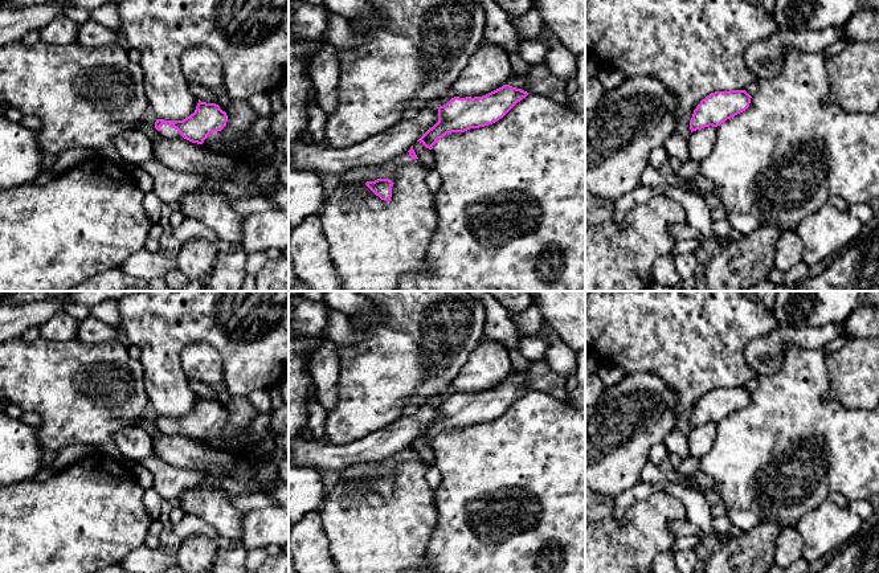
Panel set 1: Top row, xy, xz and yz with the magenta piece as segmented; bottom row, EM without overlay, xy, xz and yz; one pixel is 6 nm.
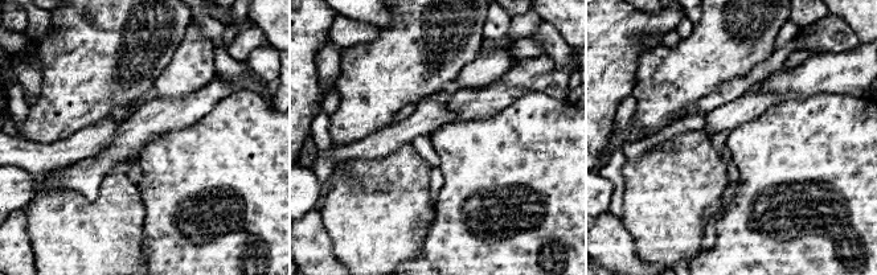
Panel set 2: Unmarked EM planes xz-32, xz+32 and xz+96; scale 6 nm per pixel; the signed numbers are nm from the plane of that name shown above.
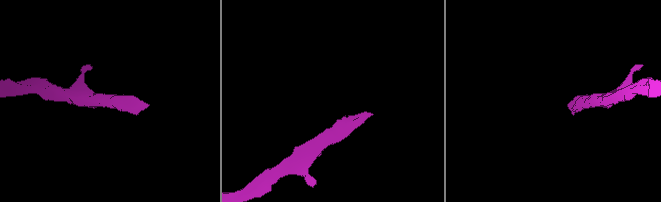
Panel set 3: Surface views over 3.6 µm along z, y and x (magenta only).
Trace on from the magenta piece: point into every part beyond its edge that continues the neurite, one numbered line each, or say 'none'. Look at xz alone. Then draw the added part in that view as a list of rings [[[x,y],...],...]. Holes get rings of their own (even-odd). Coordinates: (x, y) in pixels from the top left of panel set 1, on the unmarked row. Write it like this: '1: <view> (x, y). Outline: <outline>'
1: xz (539, 376). Outline: [[[545,359],[530,361],[530,367],[524,372],[511,371],[506,381],[522,385],[528,390],[540,390],[561,401],[567,401],[567,378],[553,372]]]

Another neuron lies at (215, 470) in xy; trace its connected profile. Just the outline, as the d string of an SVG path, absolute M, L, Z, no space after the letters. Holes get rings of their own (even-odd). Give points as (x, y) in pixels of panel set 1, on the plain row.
M207 463L197 468L196 471L203 472L204 475L220 479L225 476L224 467L220 463Z

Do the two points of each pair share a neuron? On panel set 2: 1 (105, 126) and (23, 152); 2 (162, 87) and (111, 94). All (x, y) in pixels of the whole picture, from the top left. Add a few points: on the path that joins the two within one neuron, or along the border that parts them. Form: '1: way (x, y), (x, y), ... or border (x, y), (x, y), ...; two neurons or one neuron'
1: way (85, 144), (64, 154), (42, 154); one neuron
2: border (169, 61), (152, 87); two neurons

